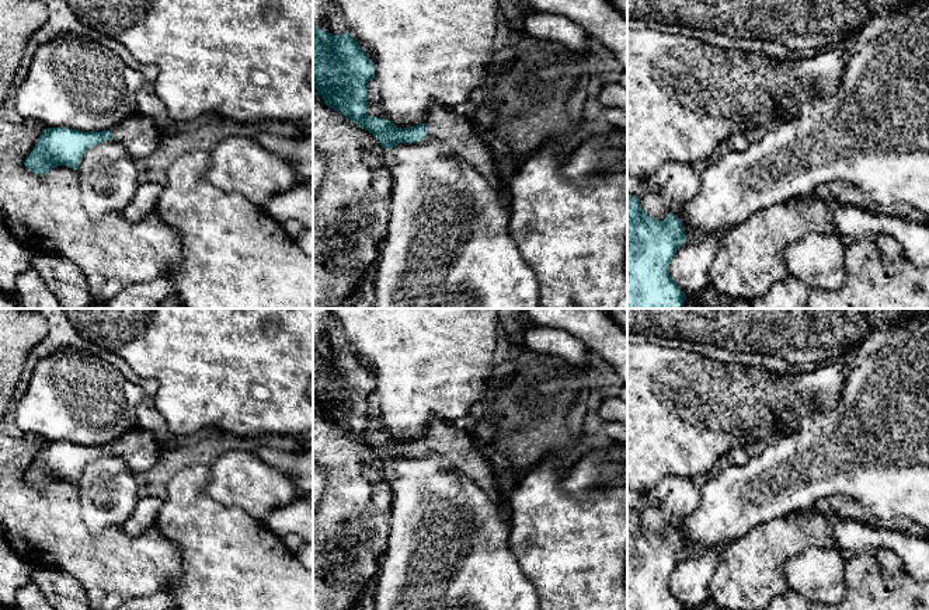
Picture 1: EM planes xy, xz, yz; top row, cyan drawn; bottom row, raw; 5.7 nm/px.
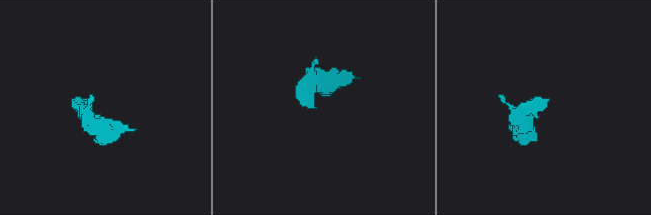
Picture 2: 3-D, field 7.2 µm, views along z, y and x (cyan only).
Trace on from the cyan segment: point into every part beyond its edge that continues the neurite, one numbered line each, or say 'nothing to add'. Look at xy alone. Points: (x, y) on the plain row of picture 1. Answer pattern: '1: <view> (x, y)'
1: xy (136, 448)

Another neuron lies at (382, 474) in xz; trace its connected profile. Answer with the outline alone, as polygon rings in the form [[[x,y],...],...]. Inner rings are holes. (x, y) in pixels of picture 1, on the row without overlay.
[[[382,460],[377,466],[368,466],[365,474],[373,485],[386,485],[389,488],[396,478],[393,463],[385,463]]]

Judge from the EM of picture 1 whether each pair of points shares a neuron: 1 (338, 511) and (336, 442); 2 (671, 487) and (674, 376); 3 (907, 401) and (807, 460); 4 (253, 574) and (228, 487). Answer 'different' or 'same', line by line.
1: same
2: different
3: same
4: different

